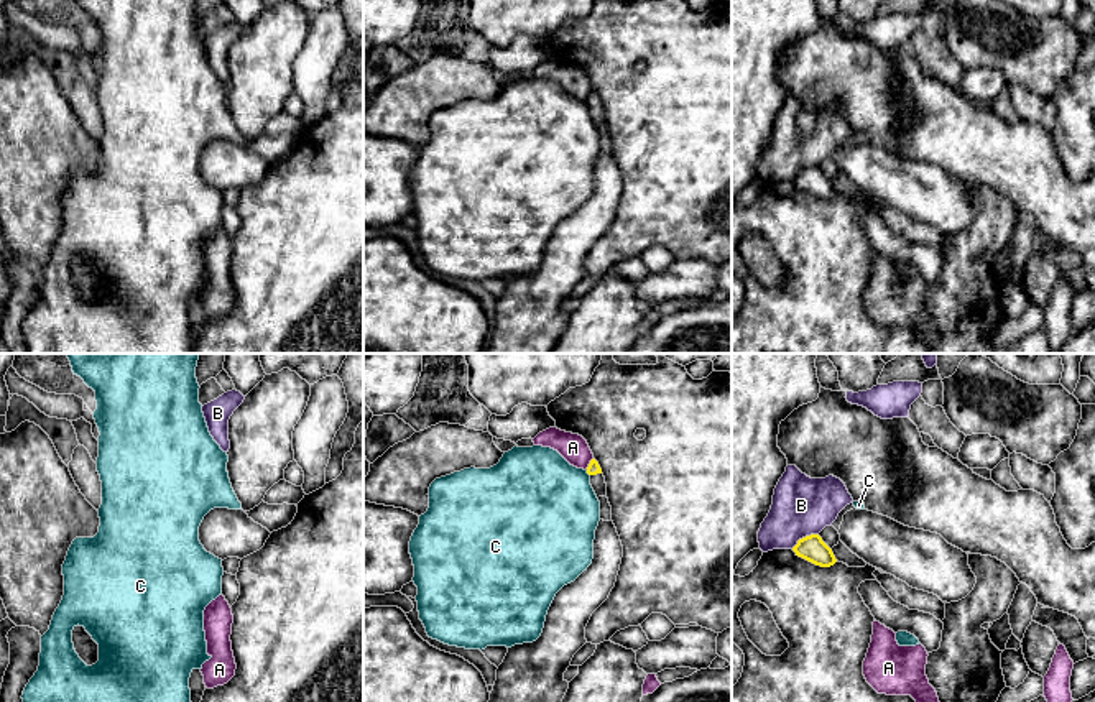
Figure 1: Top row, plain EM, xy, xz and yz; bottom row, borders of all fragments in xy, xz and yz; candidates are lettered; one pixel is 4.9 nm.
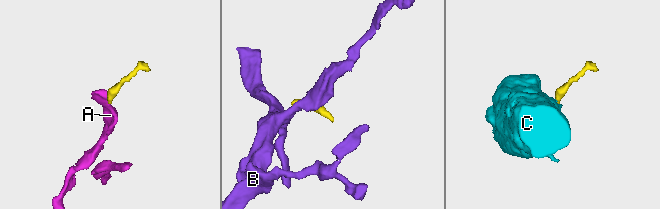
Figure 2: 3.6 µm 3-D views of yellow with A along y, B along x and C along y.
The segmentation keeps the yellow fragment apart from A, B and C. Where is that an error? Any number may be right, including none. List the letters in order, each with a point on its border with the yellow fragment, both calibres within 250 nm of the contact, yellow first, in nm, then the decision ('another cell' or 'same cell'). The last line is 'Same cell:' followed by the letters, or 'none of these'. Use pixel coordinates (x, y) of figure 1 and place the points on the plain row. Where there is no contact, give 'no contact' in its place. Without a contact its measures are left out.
A: meets yellow in xz at (589, 96); 60 nm thick on the yellow side, 140 nm on the other; another cell
B: meets yellow in yz at (806, 168); 130 nm thick on the yellow side, 280 nm on the other; another cell
C: meets yellow in xz at (587, 104); 60 nm thick on the yellow side, 460 nm on the other; another cell
Same cell: none of these

